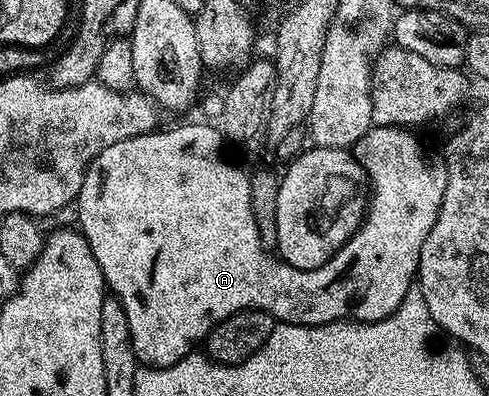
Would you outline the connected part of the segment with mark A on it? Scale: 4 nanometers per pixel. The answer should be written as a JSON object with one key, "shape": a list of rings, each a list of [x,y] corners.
{"shape":[[[181,124],[178,128],[169,128],[166,132],[154,130],[127,138],[123,142],[115,142],[115,146],[107,146],[103,154],[89,165],[85,172],[85,181],[81,192],[77,195],[79,231],[88,240],[91,254],[95,254],[95,262],[99,262],[99,270],[103,274],[108,291],[116,296],[127,314],[127,326],[131,330],[131,342],[135,346],[135,354],[142,365],[151,368],[169,368],[189,355],[204,341],[218,320],[227,318],[236,312],[248,308],[258,308],[282,324],[302,324],[303,326],[323,326],[334,324],[337,320],[356,320],[362,324],[370,324],[376,320],[387,318],[403,302],[403,298],[414,287],[417,280],[417,267],[423,250],[423,242],[427,242],[427,234],[431,234],[431,226],[435,226],[435,218],[439,218],[439,206],[443,202],[443,190],[447,190],[447,170],[445,161],[437,156],[416,136],[416,131],[404,128],[370,128],[355,146],[355,159],[365,172],[367,181],[367,207],[365,218],[360,228],[349,237],[336,254],[323,266],[315,270],[303,270],[290,264],[279,262],[278,257],[259,238],[259,226],[255,226],[255,214],[251,214],[251,190],[249,176],[241,173],[231,161],[225,160],[221,153],[223,136],[216,127],[209,124]]]}

